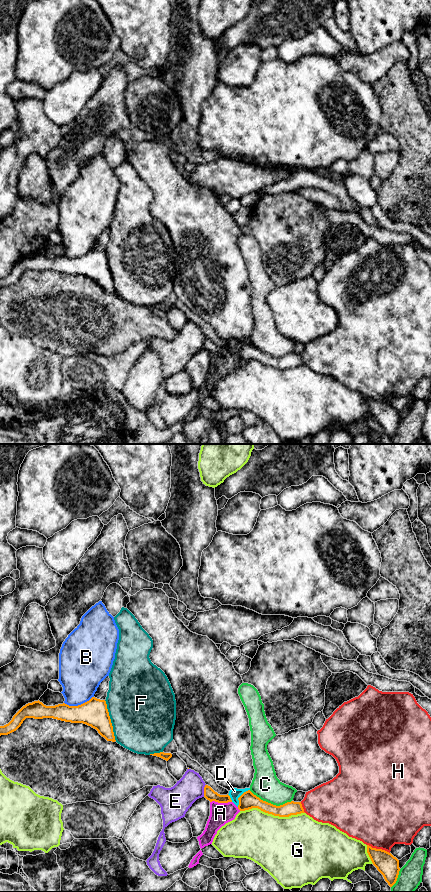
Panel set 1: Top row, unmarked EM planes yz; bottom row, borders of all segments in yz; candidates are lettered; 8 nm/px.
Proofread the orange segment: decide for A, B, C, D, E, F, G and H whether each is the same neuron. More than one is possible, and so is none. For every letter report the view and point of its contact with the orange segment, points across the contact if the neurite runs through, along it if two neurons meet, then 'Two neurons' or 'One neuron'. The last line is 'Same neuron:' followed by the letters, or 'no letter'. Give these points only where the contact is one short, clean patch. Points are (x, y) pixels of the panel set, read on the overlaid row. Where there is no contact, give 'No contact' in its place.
A: Touches orange at yz (221, 802). Boundary: yz (210, 801), (231, 802). Two neurons
B: Touches orange at yz (78, 705). Boundary: yz (93, 696), (77, 705), (67, 705), (64, 703). Two neurons
C: Touches orange at yz (270, 803). Two neurons
D: Touches orange at yz (239, 797). Boundary: yz (249, 789), (238, 798), (237, 806). Two neurons
E: Touches orange at yz (204, 790). Two neurons
F: Touches orange at yz (110, 720). Two neurons
G: Touches orange at yz (272, 814). Two neurons
H: Touches orange at yz (378, 849). Two neurons
Same neuron: no letter

